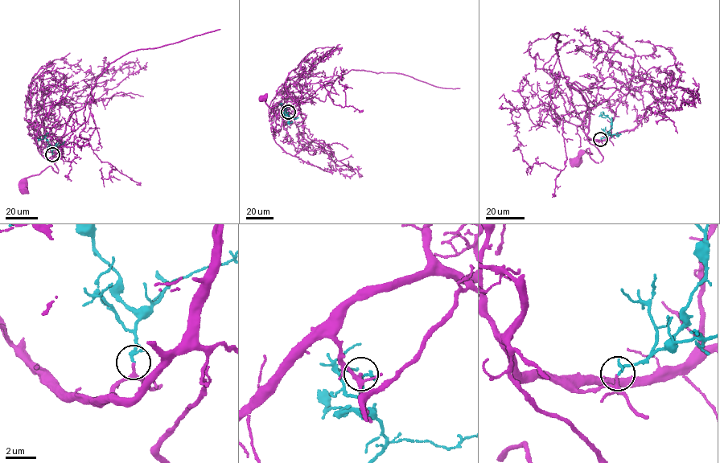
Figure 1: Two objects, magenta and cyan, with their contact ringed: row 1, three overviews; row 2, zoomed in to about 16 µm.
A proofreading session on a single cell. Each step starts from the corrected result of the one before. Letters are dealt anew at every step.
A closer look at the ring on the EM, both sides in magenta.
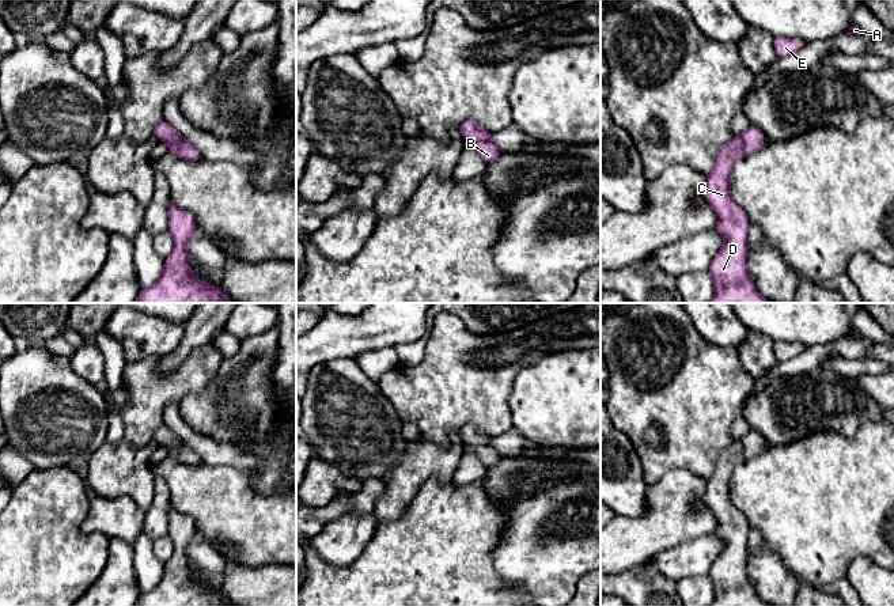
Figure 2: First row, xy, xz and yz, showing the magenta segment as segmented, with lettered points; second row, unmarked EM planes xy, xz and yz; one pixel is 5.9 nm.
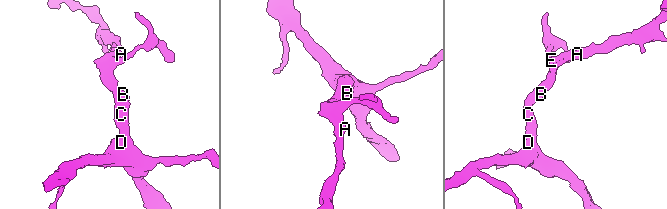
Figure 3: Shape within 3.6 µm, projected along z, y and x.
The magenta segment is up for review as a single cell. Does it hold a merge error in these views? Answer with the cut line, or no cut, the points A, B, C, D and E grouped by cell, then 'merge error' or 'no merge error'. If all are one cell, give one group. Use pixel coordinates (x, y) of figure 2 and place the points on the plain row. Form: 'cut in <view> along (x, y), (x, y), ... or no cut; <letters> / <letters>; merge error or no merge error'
no cut; A B C D E; no merge error

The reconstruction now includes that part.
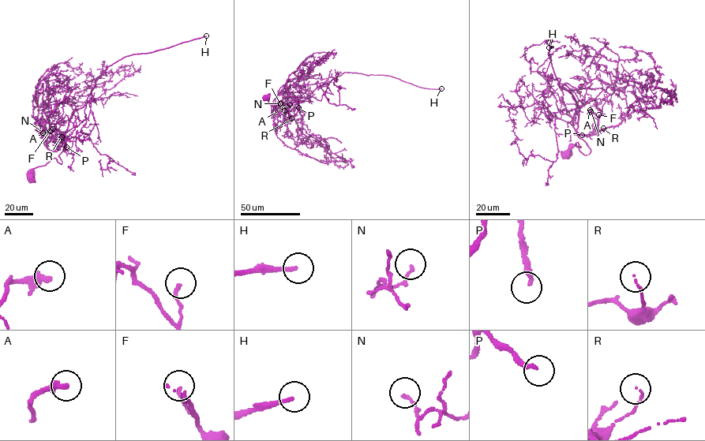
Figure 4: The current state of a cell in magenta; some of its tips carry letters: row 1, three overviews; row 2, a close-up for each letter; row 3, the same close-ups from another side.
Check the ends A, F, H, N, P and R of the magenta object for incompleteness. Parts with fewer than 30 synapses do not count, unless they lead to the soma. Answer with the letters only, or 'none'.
H, P

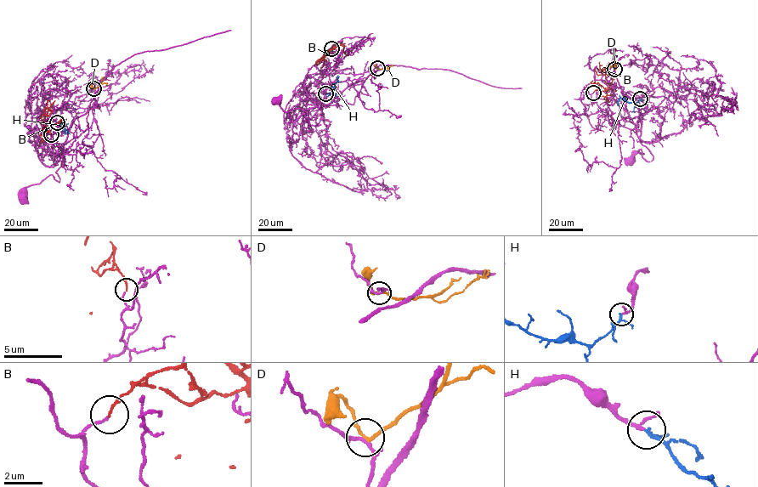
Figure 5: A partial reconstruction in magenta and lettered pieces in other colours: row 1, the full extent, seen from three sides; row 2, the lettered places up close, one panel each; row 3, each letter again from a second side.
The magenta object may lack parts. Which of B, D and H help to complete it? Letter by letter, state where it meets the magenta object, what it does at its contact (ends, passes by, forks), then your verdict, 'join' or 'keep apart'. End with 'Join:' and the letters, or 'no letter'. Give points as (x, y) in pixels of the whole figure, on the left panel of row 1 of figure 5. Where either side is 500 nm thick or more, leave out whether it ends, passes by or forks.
B: meets magenta at (51, 134); it ends there; keep apart
D: meets magenta at (93, 88); it passes by; keep apart
H: meets magenta at (57, 122); it passes by; join
Join: H

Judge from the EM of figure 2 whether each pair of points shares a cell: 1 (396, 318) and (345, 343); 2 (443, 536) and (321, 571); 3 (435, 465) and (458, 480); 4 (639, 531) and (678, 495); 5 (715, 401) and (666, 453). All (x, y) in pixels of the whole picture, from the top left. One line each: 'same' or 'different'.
1: same
2: same
3: different
4: same
5: same

